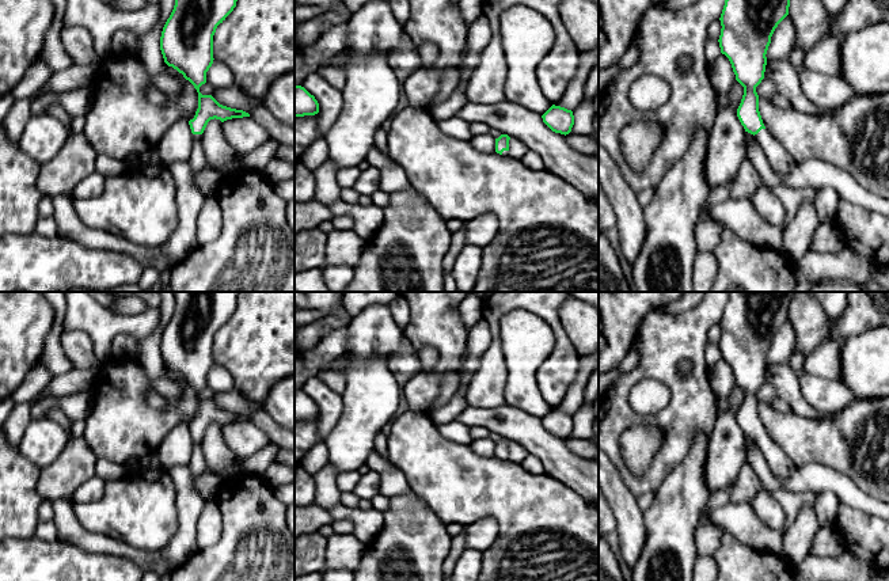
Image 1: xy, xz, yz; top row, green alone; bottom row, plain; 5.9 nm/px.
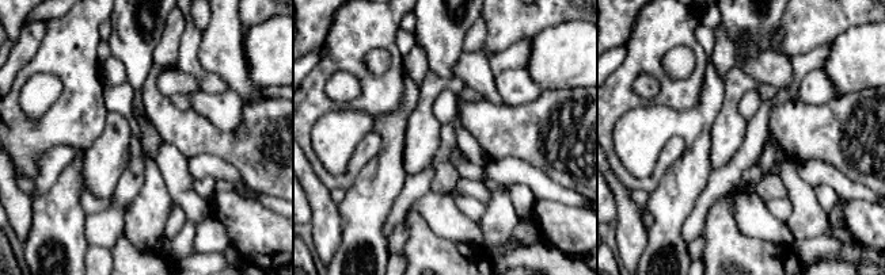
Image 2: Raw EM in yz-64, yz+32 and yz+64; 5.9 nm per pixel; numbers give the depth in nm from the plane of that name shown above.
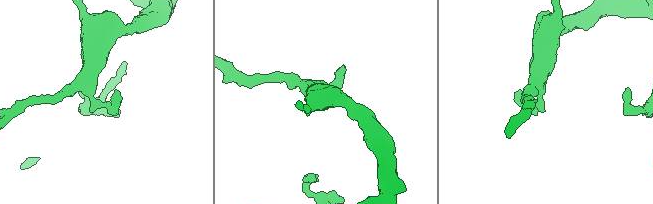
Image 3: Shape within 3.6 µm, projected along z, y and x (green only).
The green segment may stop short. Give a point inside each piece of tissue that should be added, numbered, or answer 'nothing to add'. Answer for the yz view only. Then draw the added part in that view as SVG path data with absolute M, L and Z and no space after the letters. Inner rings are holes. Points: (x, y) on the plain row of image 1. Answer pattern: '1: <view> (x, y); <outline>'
1: yz (778, 462); M761 433L755 438L755 443L764 455L765 462L775 476L787 479L793 475L797 468L795 464L767 433Z

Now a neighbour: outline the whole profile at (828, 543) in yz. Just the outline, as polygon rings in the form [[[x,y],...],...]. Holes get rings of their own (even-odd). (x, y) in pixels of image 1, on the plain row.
[[[822,525],[814,536],[809,555],[835,558],[846,551],[843,538],[833,525]]]

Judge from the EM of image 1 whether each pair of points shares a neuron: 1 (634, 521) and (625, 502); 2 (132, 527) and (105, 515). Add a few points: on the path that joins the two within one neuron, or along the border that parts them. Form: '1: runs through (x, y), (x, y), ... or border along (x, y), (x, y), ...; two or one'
1: runs through (630, 517), (625, 507); one
2: runs through (125, 520), (120, 515), (111, 515); one

